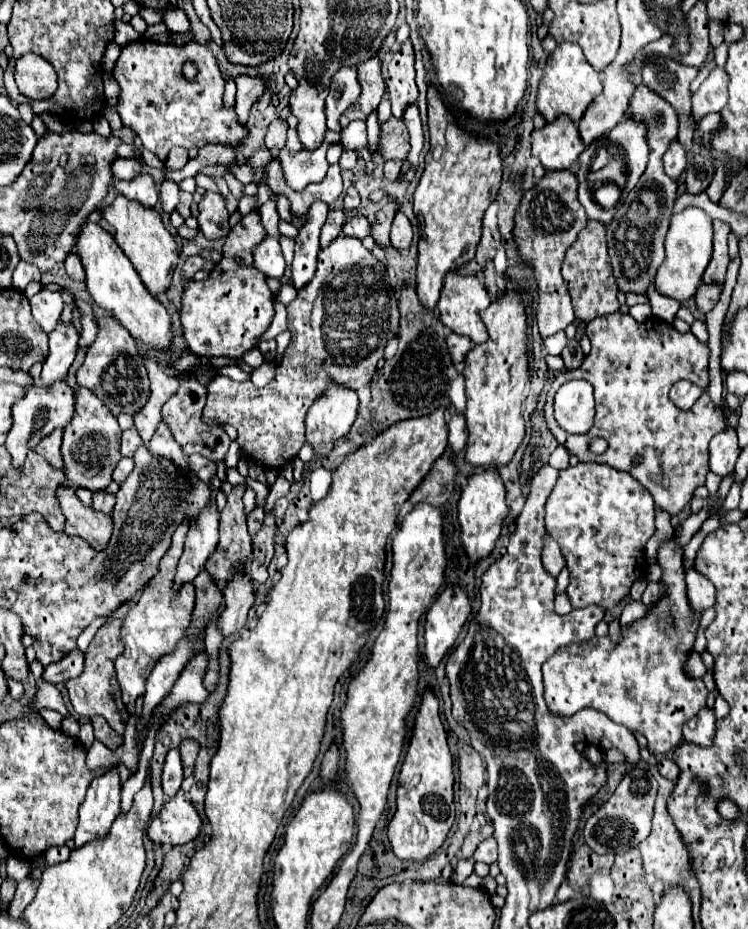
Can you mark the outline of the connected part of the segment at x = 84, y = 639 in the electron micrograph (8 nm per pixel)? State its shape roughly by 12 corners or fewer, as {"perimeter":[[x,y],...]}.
{"perimeter":[[97,618],[93,624],[77,638],[77,650],[85,652],[99,626],[107,618]]}

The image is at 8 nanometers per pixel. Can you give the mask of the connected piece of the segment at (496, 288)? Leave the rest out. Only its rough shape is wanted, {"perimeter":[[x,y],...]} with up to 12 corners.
{"perimeter":[[491,262],[485,266],[485,288],[493,300],[505,292],[505,278]]}

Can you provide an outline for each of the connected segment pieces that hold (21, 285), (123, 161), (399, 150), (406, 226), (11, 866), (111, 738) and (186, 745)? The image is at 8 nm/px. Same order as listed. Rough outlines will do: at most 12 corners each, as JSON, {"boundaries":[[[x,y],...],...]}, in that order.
{"boundaries":[[[19,262],[13,272],[13,288],[25,290],[29,282],[39,282],[35,264]],[[117,158],[111,168],[117,180],[131,180],[143,172],[143,164]],[[403,120],[381,124],[379,152],[385,160],[405,160],[409,134]],[[403,212],[391,226],[391,244],[397,250],[409,248],[413,228]],[[17,856],[7,858],[7,874],[17,882],[29,874],[31,864]],[[105,718],[91,720],[95,738],[107,748],[119,748],[123,738],[109,728]],[[195,740],[181,742],[181,762],[185,776],[191,776],[199,744]]]}

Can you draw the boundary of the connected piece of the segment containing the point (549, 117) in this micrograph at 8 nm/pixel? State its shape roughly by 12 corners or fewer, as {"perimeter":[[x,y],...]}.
{"perimeter":[[573,42],[547,58],[537,110],[579,122],[601,74]]}

